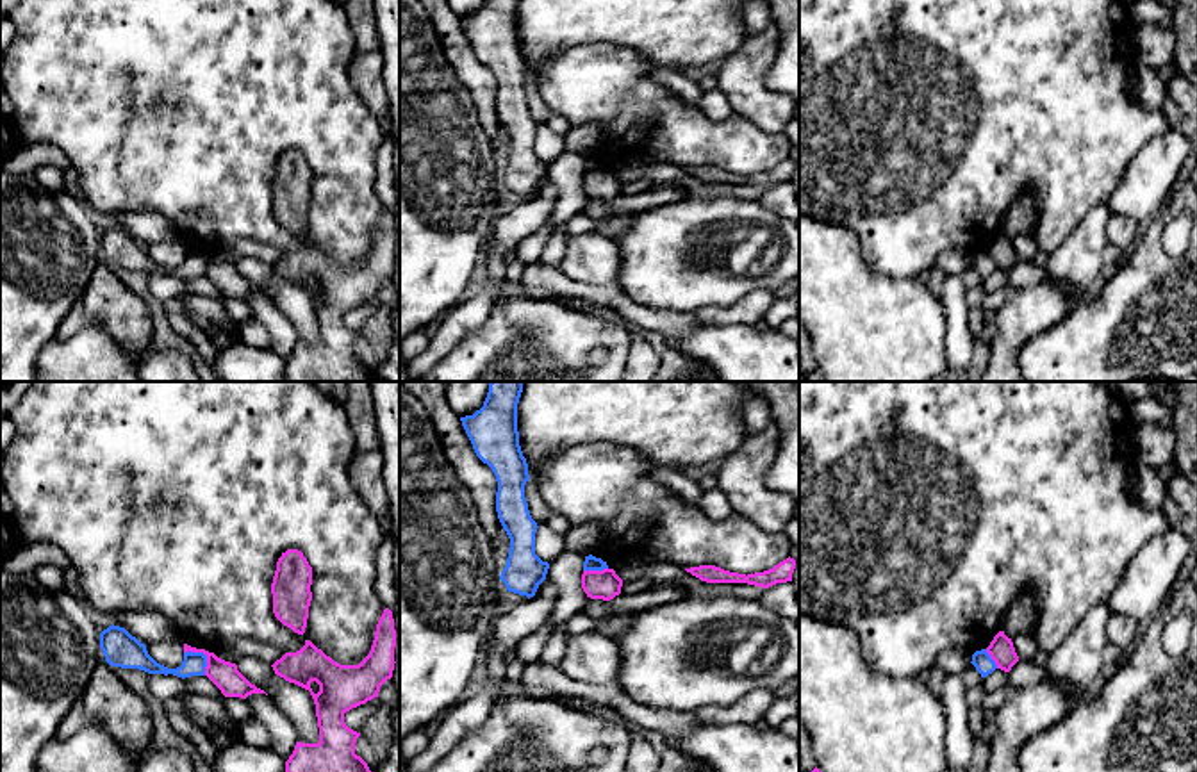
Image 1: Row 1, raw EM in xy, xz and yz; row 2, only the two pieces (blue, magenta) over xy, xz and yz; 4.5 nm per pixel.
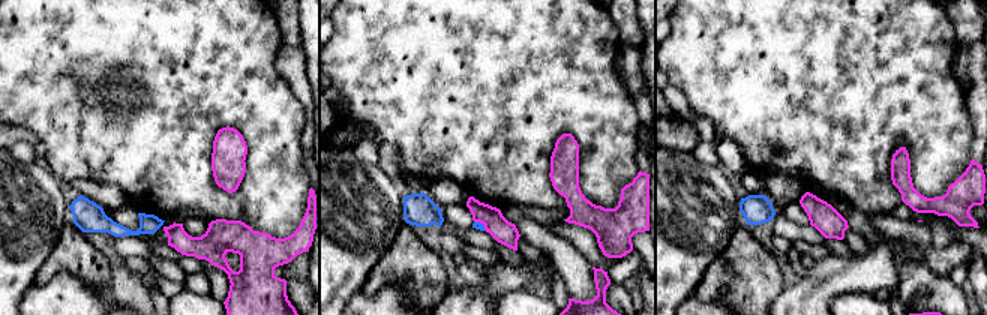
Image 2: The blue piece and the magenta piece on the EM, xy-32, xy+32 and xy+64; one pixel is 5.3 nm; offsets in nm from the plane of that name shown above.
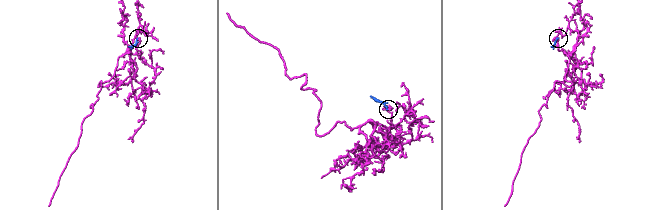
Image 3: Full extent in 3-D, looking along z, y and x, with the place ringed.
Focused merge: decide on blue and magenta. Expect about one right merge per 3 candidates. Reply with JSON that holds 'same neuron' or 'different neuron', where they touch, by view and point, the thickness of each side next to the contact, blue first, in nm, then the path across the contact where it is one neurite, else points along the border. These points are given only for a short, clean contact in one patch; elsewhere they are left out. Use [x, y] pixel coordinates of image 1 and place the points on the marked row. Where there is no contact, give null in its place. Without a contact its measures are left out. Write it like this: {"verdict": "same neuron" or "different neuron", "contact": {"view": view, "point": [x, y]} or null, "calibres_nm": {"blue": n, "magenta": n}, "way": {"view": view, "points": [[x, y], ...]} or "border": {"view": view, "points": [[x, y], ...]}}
{"verdict": "different neuron", "contact": {"view": "xy", "point": [204, 655]}, "calibres_nm": {"blue": 100, "magenta": 120}, "border": {"view": "xy", "points": [[184, 651], [200, 651], [206, 657], [206, 674]]}}

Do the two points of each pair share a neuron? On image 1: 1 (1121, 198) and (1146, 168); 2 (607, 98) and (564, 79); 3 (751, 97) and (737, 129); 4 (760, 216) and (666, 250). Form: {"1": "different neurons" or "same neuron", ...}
{"1": "same neuron", "2": "same neuron", "3": "different neurons", "4": "same neuron"}

